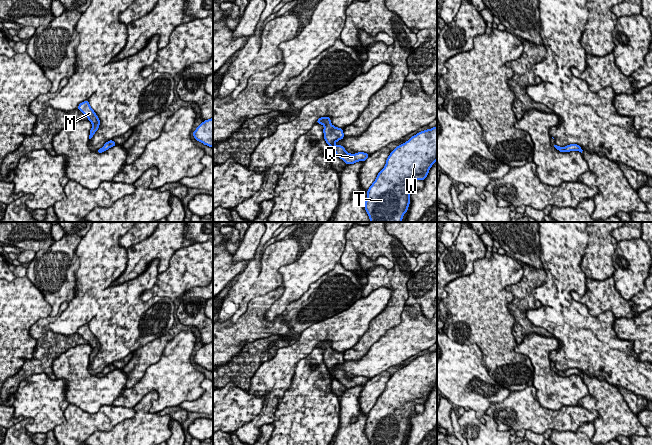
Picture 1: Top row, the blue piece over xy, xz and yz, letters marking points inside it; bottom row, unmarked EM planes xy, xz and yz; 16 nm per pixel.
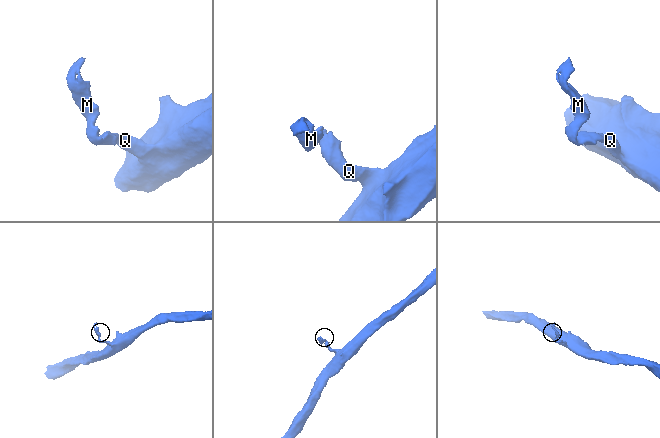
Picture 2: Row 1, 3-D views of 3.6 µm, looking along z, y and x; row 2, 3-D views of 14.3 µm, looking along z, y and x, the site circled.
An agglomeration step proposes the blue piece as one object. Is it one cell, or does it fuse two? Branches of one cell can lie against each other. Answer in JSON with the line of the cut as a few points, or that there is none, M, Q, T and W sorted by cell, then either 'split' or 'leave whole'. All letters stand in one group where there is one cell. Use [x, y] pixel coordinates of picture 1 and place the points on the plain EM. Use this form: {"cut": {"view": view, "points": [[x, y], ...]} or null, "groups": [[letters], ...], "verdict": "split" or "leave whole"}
{"cut": null, "groups": [["M", "Q", "T", "W"]], "verdict": "leave whole"}

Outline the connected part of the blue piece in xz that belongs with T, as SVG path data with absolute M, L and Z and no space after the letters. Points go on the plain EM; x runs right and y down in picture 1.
M437 350L418 356L391 375L386 389L367 414L365 434L370 445L402 445L410 428L410 417L416 414L415 405L424 405L436 384Z

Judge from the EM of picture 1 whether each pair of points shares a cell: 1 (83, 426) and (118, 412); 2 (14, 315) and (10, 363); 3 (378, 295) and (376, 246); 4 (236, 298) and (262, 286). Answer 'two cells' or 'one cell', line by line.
1: one cell
2: one cell
3: two cells
4: two cells

